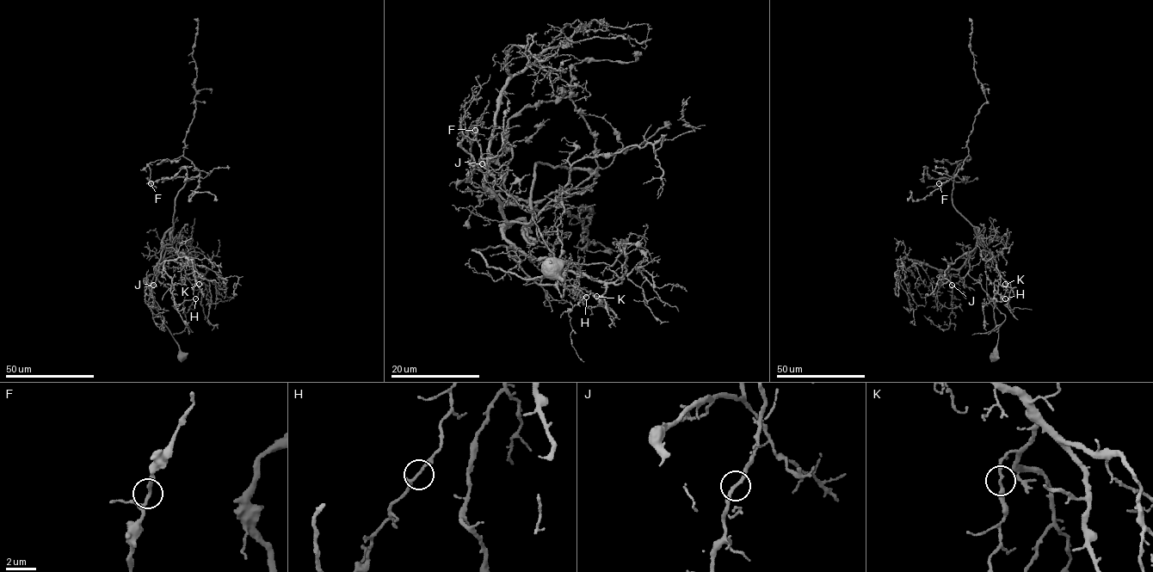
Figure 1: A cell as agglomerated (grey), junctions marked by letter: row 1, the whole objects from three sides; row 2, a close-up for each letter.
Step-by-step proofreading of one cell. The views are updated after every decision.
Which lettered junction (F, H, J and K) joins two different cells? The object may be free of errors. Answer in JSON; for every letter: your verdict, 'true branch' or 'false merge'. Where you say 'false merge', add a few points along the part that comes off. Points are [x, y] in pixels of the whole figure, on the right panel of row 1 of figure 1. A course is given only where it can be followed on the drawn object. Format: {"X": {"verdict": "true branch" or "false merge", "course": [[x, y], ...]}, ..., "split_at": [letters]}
{"F": {"verdict": "true branch"}, "H": {"verdict": "true branch"}, "J": {"verdict": "true branch"}, "K": {"verdict": "true branch"}, "split_at": []}

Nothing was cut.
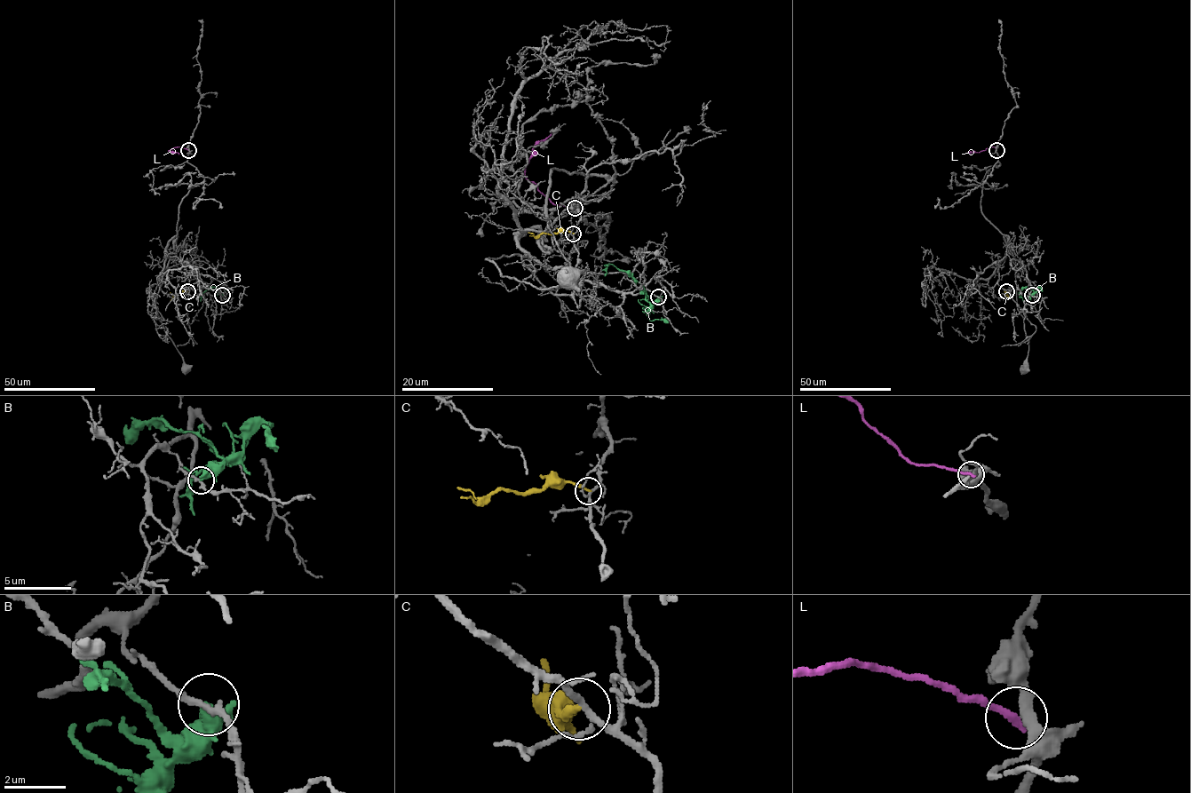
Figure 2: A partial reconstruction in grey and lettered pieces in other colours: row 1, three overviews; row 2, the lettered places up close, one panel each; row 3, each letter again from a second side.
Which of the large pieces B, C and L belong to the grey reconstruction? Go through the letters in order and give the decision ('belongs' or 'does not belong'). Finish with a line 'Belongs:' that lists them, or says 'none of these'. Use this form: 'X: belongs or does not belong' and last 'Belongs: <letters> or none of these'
B: does not belong
C: does not belong
L: does not belong
Belongs: none of these

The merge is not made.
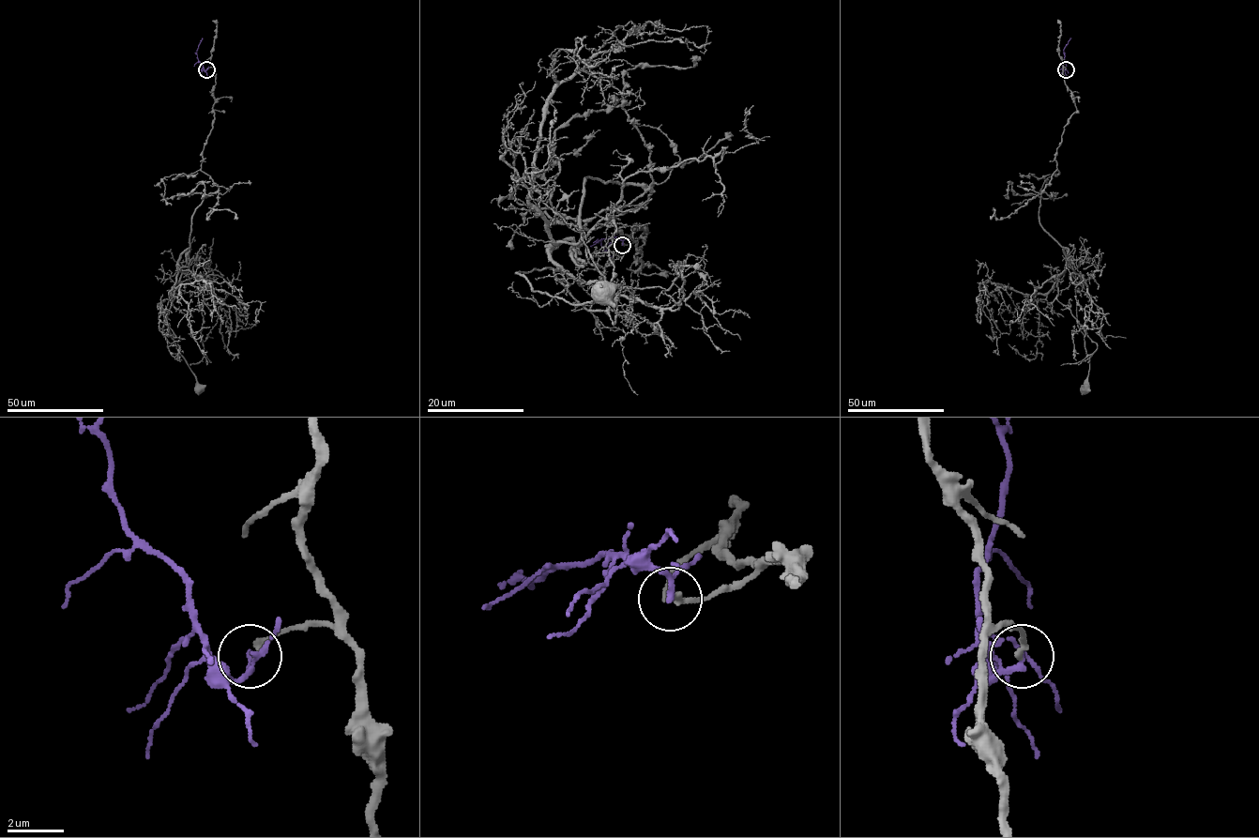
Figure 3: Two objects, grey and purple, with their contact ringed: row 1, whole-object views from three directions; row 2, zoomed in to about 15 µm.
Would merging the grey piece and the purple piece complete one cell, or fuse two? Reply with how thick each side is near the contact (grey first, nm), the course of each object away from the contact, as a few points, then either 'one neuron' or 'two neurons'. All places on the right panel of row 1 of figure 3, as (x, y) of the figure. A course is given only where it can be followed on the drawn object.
calibres 200 and 150 nm; course grey (1066, 69), (1076, 111), (1041, 192), (1039, 224), (1065, 249), (1075, 273), (1077, 325), (1089, 363), (1084, 388); course purple (1066, 69), (1063, 68), (1065, 47), (1070, 38); two neurons

